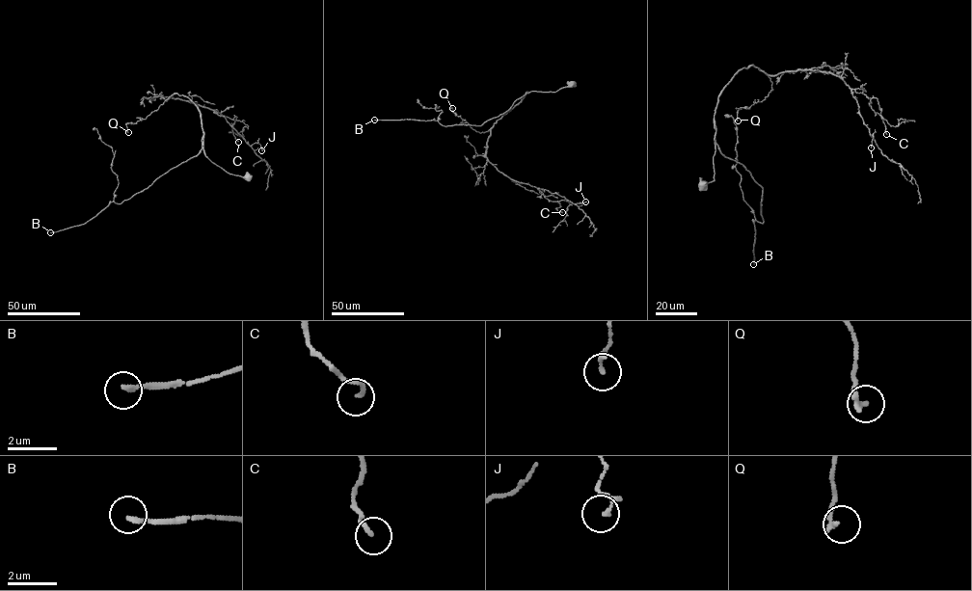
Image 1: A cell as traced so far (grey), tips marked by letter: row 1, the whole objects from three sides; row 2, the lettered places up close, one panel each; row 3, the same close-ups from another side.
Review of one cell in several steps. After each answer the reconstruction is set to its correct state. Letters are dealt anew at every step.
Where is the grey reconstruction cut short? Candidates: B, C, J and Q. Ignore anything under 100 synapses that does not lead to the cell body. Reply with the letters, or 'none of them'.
B

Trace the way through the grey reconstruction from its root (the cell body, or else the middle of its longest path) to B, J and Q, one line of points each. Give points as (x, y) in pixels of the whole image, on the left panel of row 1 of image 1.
B: (248, 176), (213, 163), (202, 138), (197, 155), (147, 188), (111, 201), (83, 224), (50, 232)
J: (248, 176), (228, 173), (205, 155), (201, 115), (187, 97), (162, 96), (212, 109), (261, 150)
Q: (248, 176), (228, 173), (205, 155), (200, 111), (182, 95), (175, 94), (145, 119), (126, 122), (128, 132)

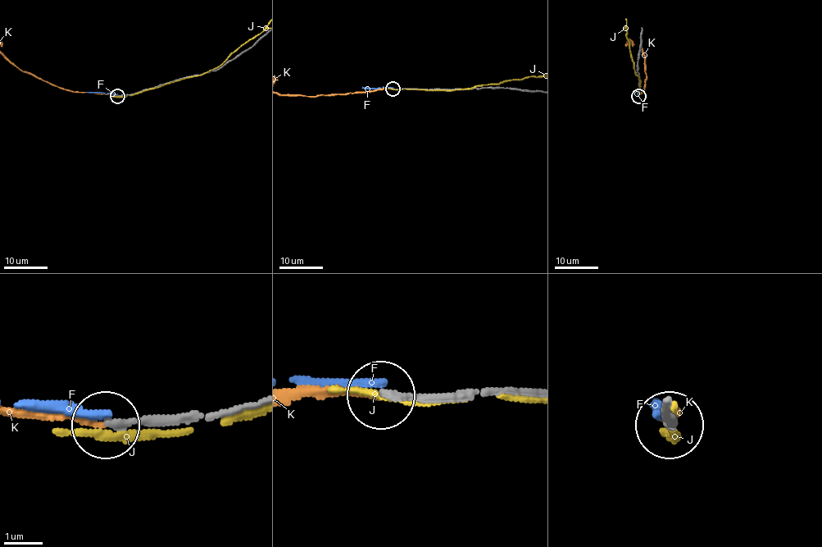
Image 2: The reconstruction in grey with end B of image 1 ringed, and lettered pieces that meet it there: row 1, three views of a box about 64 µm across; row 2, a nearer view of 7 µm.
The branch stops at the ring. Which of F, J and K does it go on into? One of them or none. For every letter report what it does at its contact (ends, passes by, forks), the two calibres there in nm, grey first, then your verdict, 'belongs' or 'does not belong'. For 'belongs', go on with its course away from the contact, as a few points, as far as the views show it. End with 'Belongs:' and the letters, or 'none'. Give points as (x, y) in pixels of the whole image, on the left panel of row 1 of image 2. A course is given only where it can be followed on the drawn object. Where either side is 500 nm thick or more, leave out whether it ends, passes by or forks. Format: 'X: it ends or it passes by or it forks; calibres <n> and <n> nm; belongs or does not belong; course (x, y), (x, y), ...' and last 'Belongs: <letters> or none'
F: it ends; calibres 170 and 260 nm; does not belong
J: it passes by; calibres 280 and 180 nm; does not belong
K: it ends; calibres 170 and 170 nm; belongs
Belongs: K

